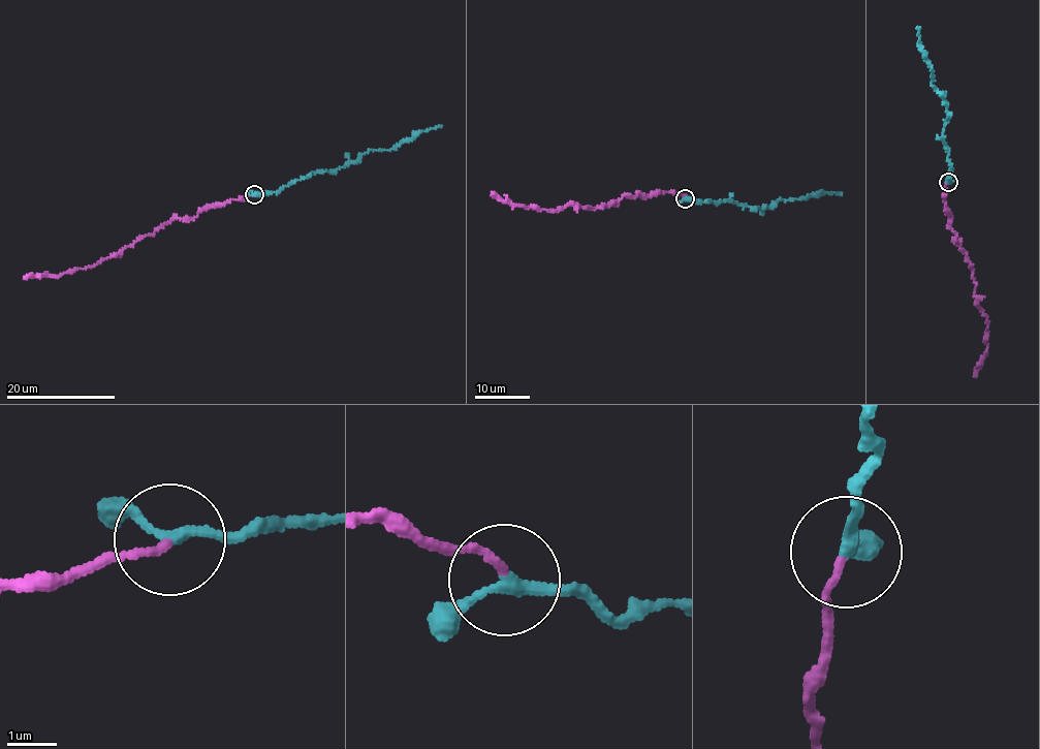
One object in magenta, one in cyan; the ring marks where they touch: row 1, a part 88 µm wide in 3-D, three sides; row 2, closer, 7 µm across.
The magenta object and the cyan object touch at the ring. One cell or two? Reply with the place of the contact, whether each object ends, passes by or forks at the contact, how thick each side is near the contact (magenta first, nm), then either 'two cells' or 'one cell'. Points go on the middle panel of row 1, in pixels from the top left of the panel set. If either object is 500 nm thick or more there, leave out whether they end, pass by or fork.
at (685, 198); magenta ends there; cyan passes by; 140 nm thick on the magenta side, 200 nm on the other; two cells

